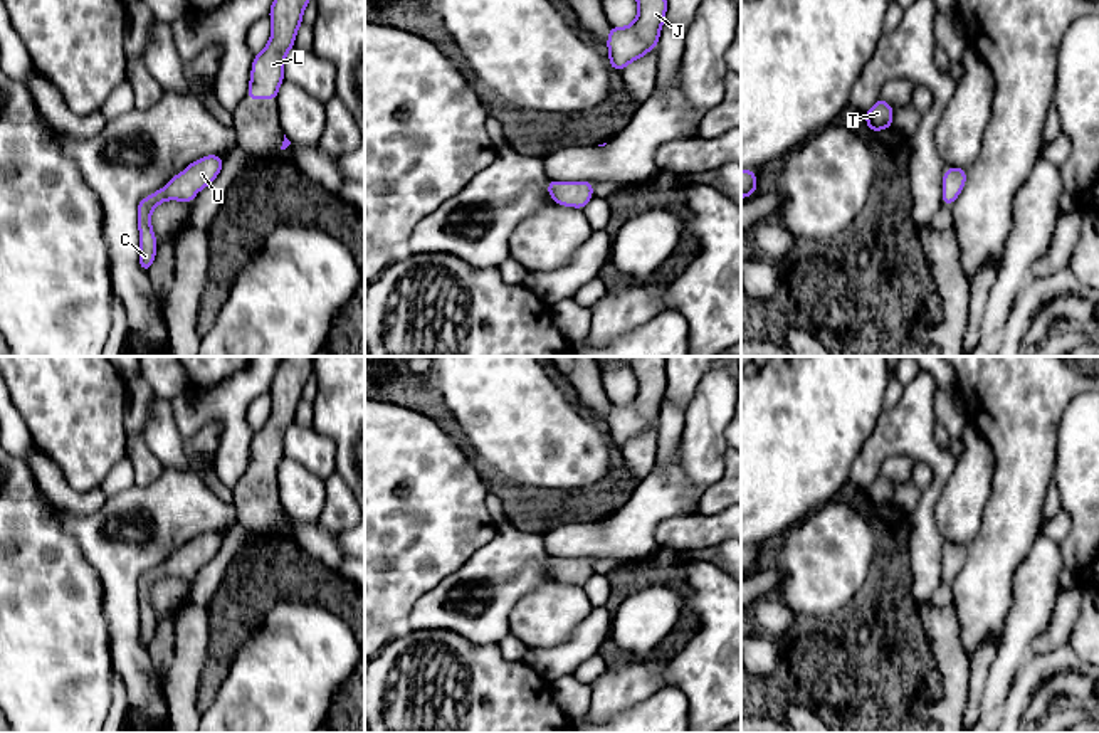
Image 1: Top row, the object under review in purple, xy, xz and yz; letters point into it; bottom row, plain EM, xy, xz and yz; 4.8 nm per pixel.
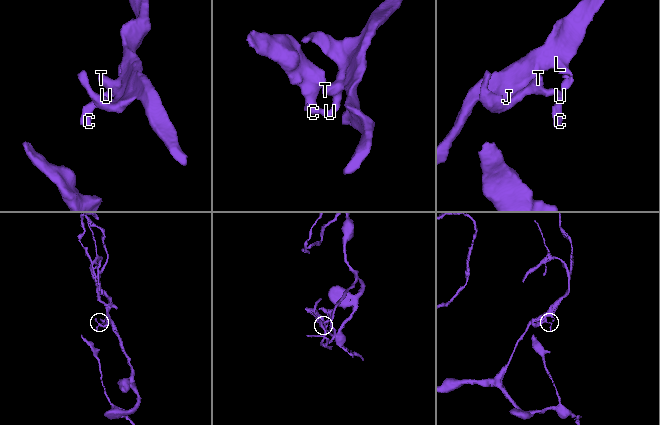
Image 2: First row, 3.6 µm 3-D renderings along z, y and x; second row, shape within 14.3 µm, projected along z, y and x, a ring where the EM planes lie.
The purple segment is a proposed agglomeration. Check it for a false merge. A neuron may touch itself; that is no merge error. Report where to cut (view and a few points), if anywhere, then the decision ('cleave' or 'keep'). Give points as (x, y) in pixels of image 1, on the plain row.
no cut; keep

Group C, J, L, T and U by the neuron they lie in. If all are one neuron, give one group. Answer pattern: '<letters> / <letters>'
C J L T U

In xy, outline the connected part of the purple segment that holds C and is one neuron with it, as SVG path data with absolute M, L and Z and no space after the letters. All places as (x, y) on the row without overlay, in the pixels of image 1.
M203 533L188 541L180 551L171 553L165 565L160 565L150 573L139 577L139 644L143 647L150 647L156 630L156 615L150 599L151 588L165 577L181 577L192 580L195 572L217 555L222 543L223 536L220 533Z

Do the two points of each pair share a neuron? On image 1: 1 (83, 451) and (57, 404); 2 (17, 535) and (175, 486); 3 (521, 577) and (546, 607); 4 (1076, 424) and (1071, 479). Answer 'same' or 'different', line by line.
1: same
2: different
3: different
4: same

